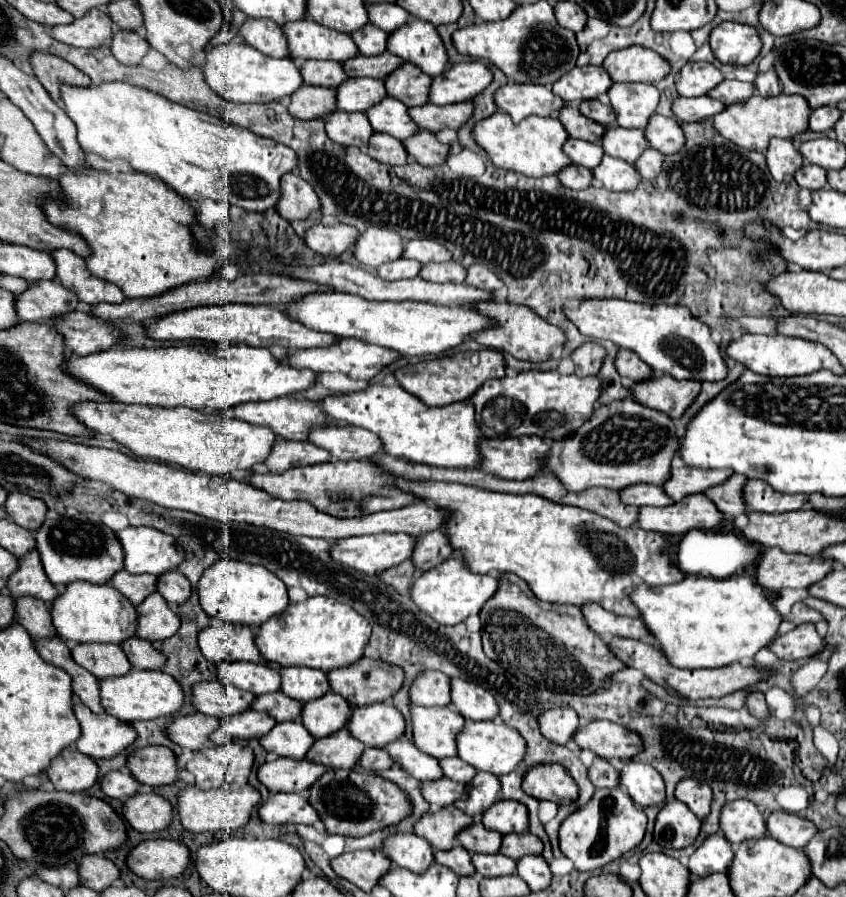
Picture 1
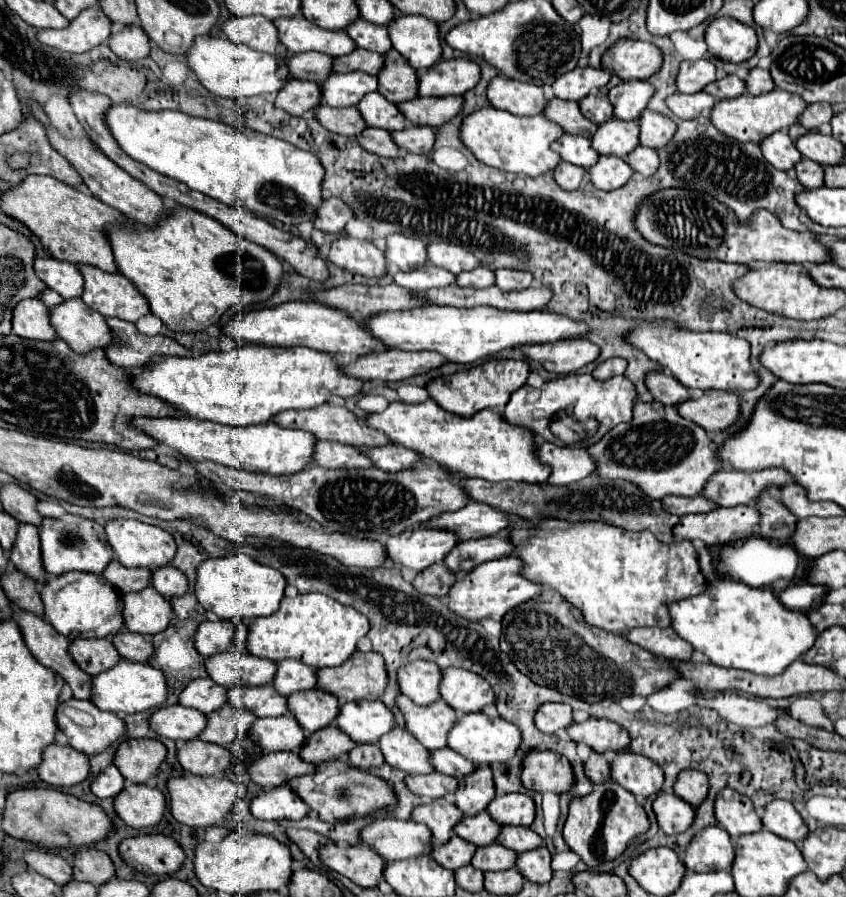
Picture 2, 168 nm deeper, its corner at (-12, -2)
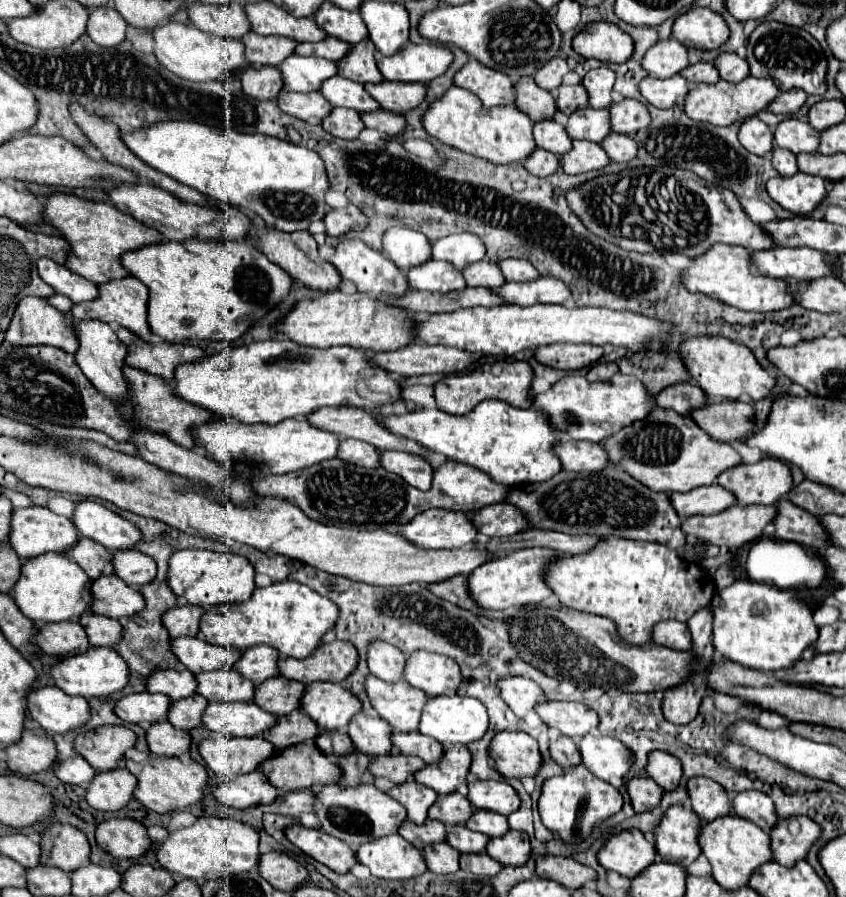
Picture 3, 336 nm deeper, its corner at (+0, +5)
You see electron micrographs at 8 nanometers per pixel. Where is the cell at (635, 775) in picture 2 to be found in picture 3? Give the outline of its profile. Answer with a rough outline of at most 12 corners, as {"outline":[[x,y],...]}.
{"outline":[[593,732],[577,744],[597,778],[623,780],[633,752],[623,742]]}

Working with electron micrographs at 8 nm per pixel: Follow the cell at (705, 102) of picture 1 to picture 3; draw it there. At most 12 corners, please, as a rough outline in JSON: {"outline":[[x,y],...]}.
{"outline":[[647,76],[639,90],[653,106],[671,108],[685,100],[689,82]]}

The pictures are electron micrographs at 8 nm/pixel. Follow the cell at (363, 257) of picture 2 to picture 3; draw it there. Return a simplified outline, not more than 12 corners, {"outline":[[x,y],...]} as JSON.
{"outline":[[343,238],[329,262],[361,292],[401,296],[409,288],[381,252]]}

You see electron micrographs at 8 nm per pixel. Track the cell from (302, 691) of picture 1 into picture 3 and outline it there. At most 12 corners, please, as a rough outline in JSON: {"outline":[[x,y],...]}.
{"outline":[[253,646],[235,666],[245,678],[265,682],[279,676],[279,652]]}

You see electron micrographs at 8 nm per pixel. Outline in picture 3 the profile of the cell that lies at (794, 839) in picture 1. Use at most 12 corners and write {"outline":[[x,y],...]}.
{"outline":[[757,790],[731,802],[737,816],[771,832],[779,820],[773,800]]}

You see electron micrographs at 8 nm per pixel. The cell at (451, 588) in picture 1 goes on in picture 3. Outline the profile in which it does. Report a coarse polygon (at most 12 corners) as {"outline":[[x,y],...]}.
{"outline":[[525,548],[467,576],[483,610],[541,604],[555,550]]}

